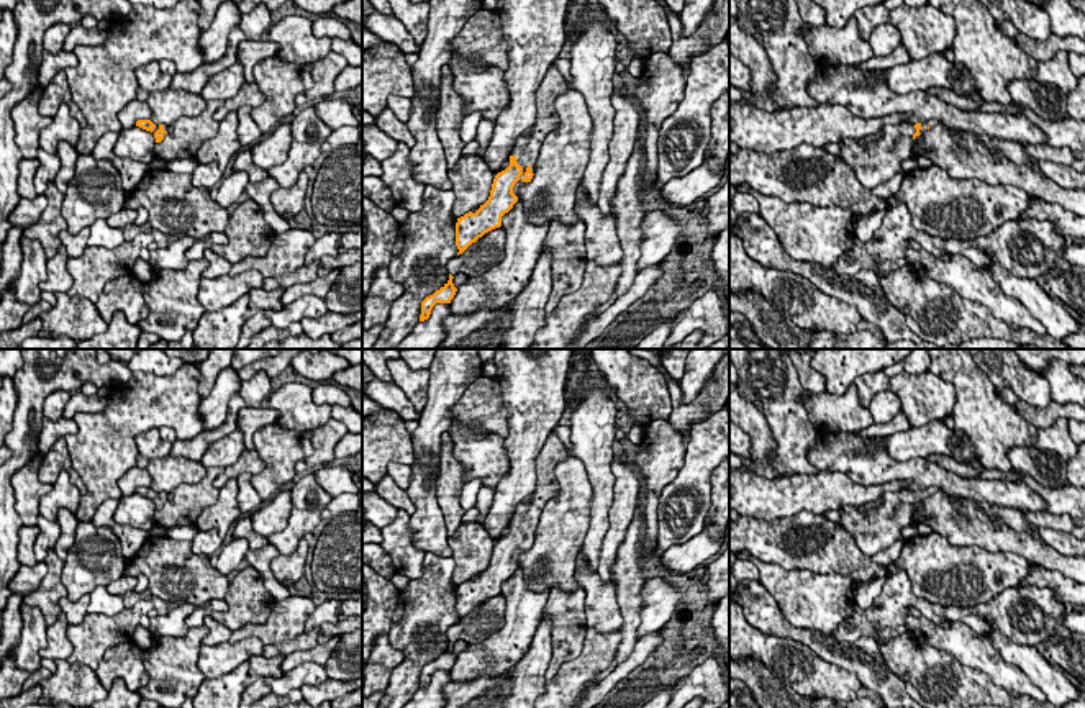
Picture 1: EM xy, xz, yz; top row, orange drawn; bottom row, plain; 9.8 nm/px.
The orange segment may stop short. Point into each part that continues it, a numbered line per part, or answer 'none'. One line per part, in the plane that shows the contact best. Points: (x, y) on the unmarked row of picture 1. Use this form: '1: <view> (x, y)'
1: xz (526, 515)

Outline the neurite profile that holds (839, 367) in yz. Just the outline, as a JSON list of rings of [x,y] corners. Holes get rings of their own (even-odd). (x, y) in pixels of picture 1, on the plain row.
[[[818,349],[810,365],[826,379],[826,392],[844,395],[859,375],[883,370],[910,352],[911,349]]]

